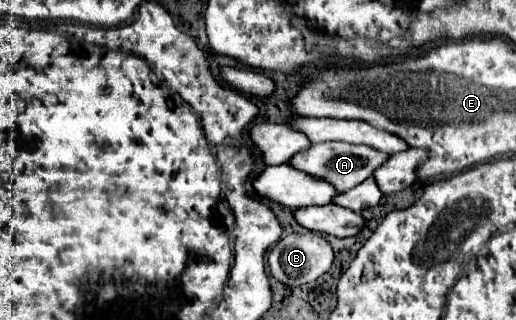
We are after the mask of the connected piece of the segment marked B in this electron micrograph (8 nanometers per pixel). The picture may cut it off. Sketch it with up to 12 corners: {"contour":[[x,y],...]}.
{"contour":[[320,233],[286,235],[268,255],[288,287],[316,281],[334,261]]}

